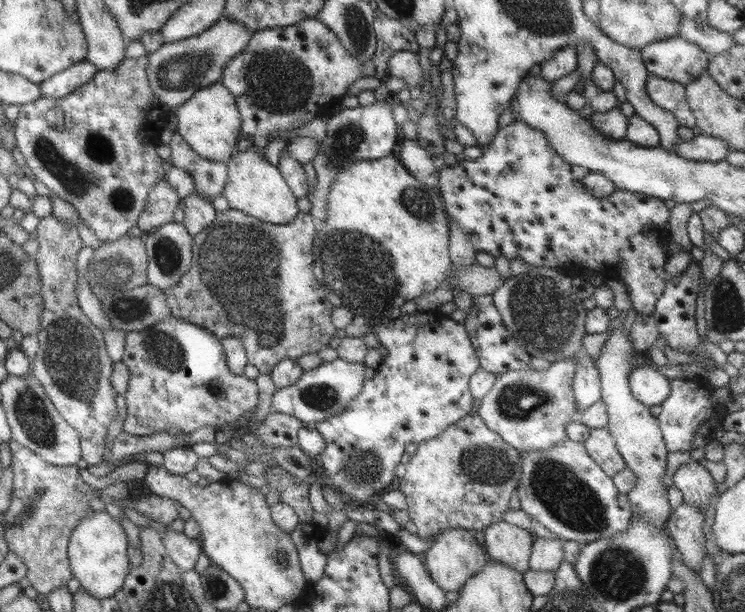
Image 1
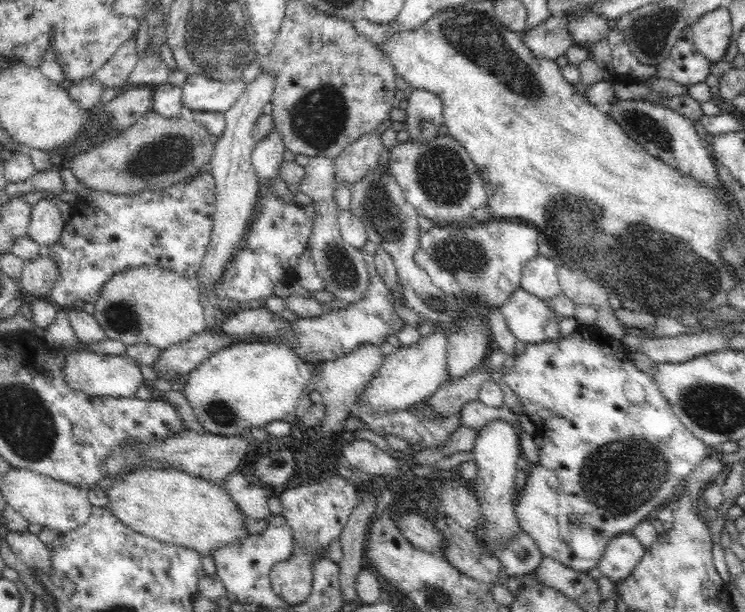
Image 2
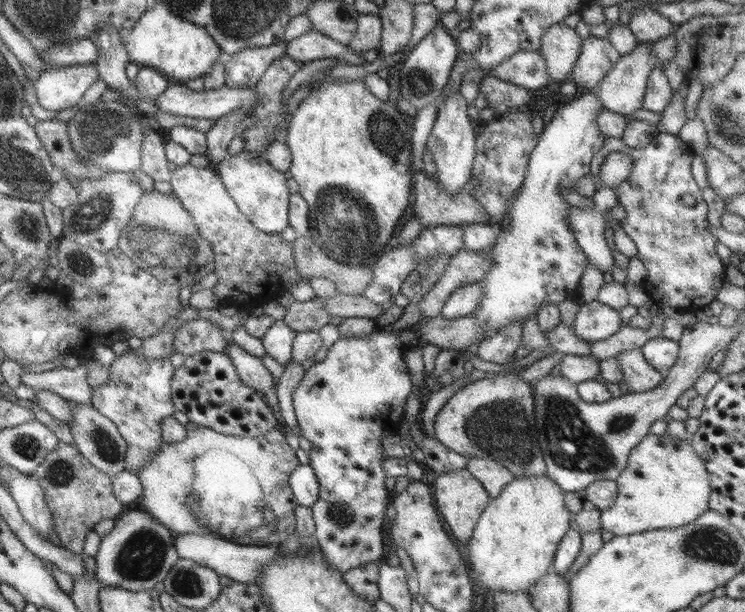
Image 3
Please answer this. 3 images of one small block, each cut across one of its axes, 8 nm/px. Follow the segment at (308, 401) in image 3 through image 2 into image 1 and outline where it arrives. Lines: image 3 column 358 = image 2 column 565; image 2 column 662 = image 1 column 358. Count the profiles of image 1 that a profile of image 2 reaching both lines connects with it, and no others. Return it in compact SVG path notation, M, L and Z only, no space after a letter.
M418 310L414 315L402 314L398 318L389 318L388 315L374 318L371 332L389 352L376 375L372 380L364 380L360 395L348 403L344 413L313 425L324 438L324 450L318 456L331 486L362 506L371 506L384 493L386 486L394 482L394 470L406 452L406 445L420 445L438 437L471 412L476 400L472 397L469 381L481 367L464 322L454 321L438 311Z

